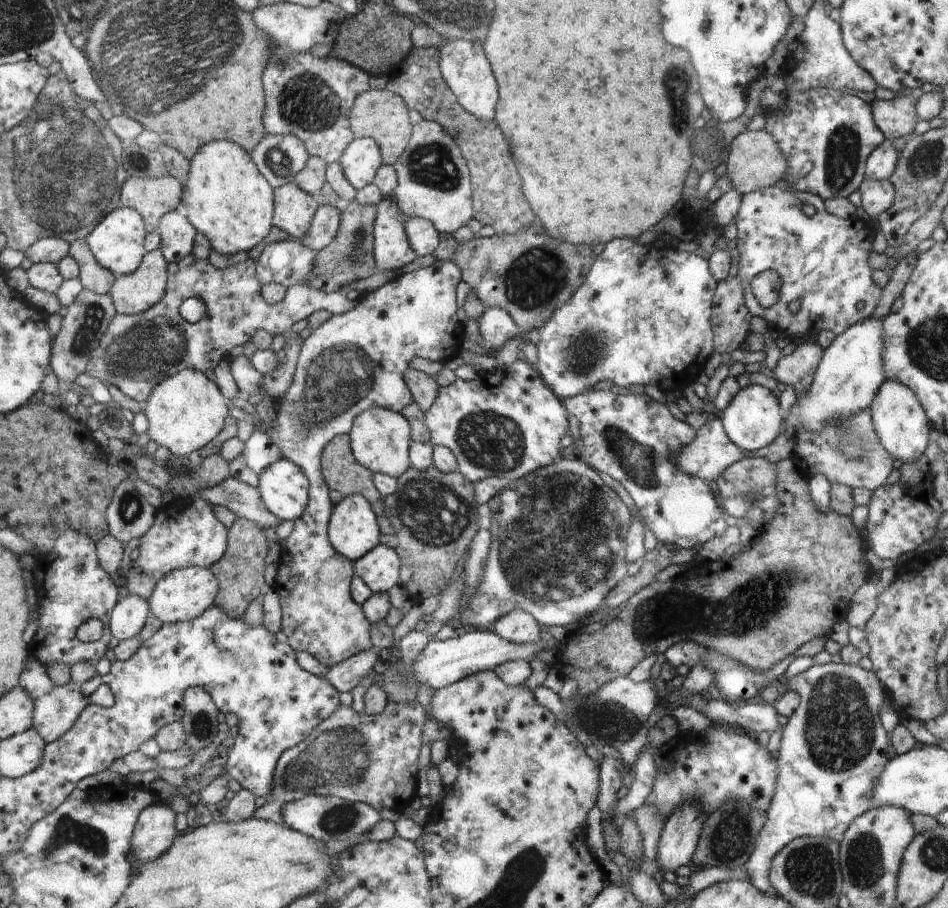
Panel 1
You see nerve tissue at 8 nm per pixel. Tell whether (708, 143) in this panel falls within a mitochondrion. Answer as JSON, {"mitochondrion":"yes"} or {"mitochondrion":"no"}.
{"mitochondrion":"yes"}

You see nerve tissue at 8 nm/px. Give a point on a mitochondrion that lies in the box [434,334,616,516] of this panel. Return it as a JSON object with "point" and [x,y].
{"point":[490,443]}

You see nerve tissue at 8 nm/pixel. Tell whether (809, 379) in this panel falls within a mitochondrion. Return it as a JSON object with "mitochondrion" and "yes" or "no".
{"mitochondrion":"no"}

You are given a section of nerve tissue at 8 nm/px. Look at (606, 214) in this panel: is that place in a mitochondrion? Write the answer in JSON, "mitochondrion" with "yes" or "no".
{"mitochondrion":"no"}

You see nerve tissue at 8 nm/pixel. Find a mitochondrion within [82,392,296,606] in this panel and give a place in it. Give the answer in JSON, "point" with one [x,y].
{"point":[129,508]}

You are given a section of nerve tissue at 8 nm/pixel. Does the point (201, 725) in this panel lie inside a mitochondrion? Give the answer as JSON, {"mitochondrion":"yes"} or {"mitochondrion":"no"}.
{"mitochondrion":"yes"}

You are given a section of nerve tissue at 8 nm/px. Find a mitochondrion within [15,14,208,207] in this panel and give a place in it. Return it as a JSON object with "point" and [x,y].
{"point":[89,88]}

